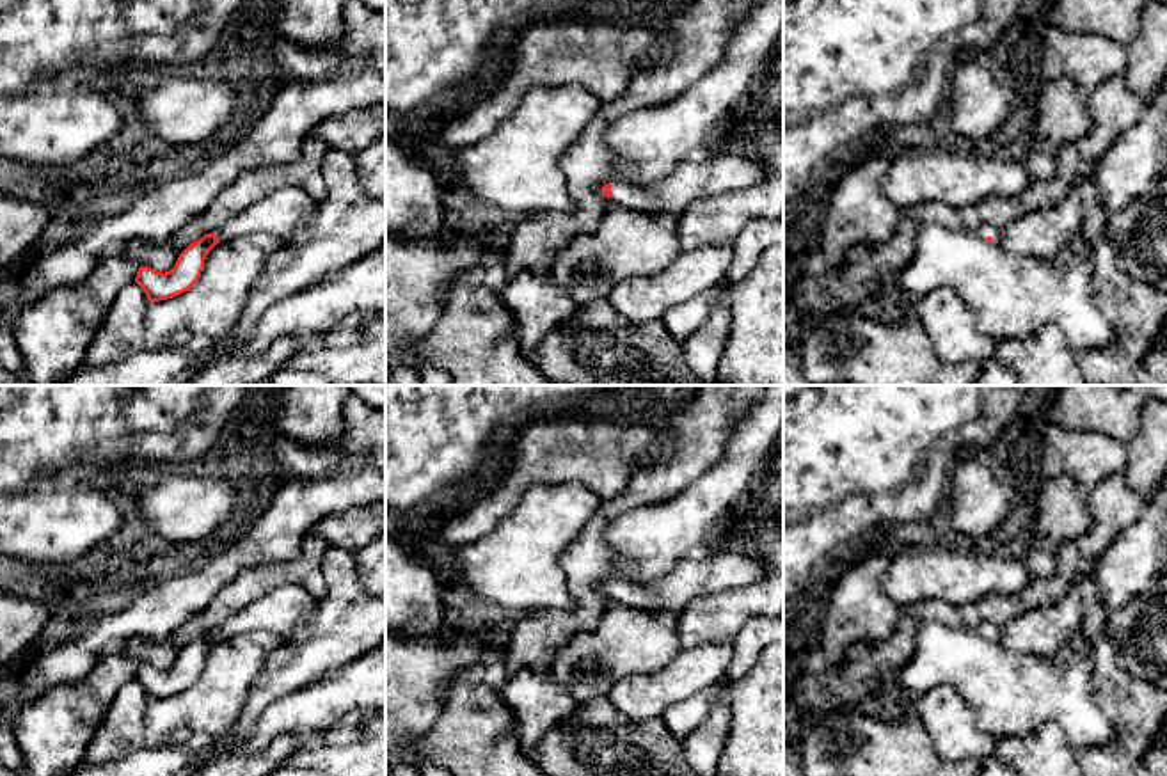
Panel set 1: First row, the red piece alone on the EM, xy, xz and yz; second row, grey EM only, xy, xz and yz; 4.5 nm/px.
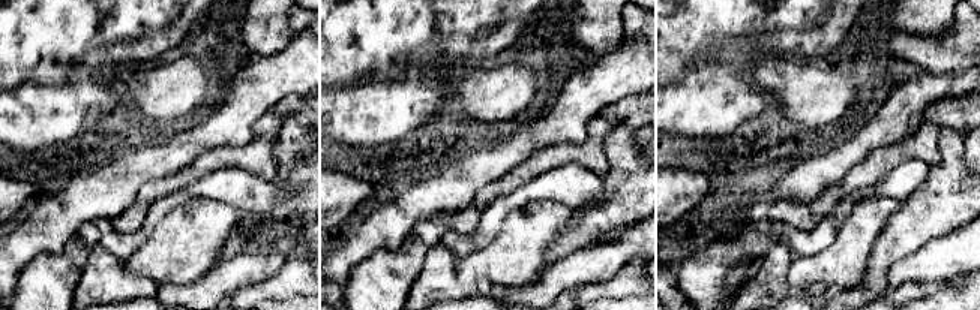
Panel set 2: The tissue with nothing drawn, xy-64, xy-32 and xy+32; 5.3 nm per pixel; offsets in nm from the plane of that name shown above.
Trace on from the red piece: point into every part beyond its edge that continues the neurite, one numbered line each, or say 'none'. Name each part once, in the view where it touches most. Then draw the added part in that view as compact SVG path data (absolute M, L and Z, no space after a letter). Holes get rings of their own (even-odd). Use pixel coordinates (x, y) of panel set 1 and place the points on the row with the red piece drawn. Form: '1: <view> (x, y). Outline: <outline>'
1: yz (984, 229). Outline: M980 224L977 229L977 234L986 240L988 236L993 238L993 243L998 242L998 236L1000 236L1000 229L991 226L991 224Z

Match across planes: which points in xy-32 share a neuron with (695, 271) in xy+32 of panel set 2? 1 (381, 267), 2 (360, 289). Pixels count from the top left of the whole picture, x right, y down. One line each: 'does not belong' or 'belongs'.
1: belongs
2: belongs

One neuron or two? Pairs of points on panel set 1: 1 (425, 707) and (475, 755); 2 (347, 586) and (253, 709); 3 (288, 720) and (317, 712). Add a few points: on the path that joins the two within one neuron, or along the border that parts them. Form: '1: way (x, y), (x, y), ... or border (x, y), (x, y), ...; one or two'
1: border (452, 679), (443, 689), (437, 720), (405, 746); two
2: way (340, 617), (277, 679); one
3: way (295, 712), (309, 712); one

